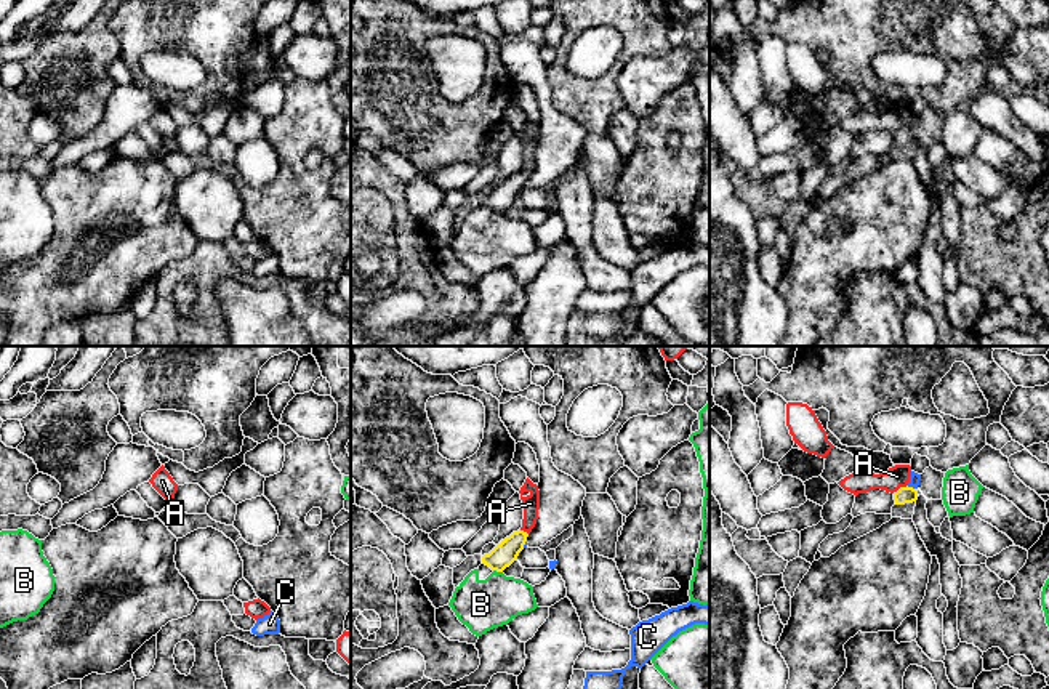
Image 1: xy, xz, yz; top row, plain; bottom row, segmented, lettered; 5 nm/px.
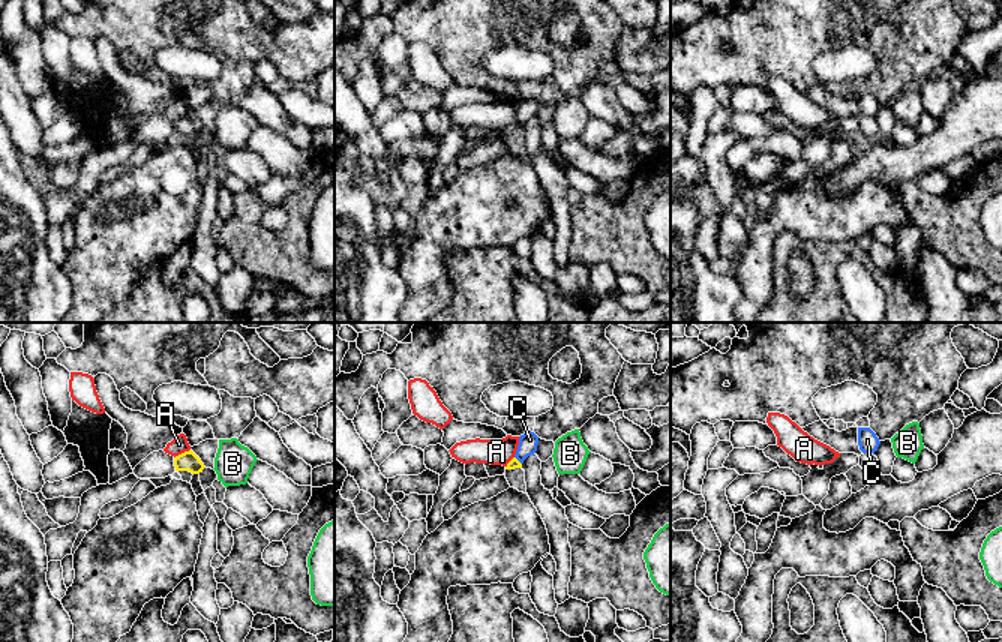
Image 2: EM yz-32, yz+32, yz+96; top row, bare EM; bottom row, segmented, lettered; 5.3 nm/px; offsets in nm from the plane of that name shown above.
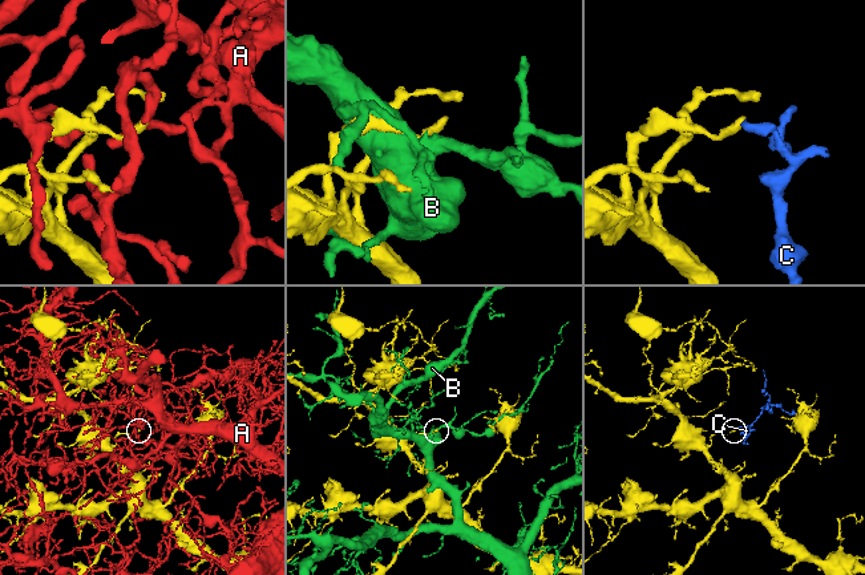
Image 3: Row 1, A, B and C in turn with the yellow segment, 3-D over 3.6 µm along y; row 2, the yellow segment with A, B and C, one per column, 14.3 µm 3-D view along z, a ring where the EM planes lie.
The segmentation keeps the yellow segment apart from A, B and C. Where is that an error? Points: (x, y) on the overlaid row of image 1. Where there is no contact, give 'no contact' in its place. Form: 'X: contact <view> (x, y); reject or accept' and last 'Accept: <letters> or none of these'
A: contact yz (900, 487); reject
B: contact xz (498, 571); reject
C: contact yz (912, 487); reject
Accept: none of these

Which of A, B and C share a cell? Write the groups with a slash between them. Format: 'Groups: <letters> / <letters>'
Groups: A / B / C

